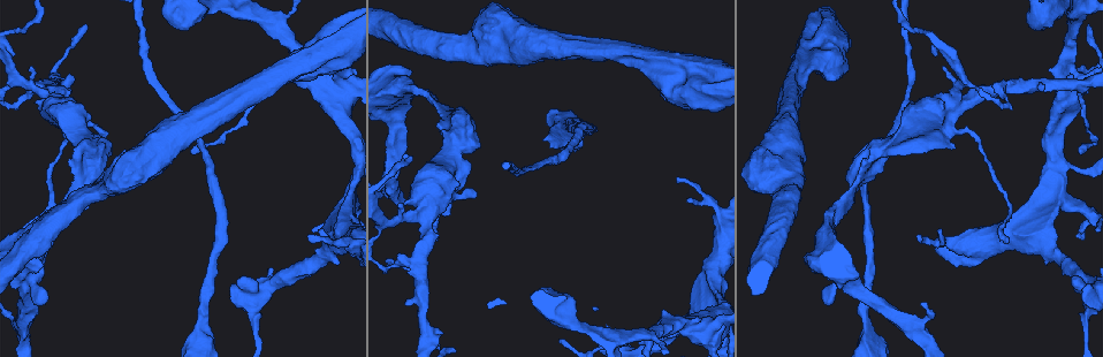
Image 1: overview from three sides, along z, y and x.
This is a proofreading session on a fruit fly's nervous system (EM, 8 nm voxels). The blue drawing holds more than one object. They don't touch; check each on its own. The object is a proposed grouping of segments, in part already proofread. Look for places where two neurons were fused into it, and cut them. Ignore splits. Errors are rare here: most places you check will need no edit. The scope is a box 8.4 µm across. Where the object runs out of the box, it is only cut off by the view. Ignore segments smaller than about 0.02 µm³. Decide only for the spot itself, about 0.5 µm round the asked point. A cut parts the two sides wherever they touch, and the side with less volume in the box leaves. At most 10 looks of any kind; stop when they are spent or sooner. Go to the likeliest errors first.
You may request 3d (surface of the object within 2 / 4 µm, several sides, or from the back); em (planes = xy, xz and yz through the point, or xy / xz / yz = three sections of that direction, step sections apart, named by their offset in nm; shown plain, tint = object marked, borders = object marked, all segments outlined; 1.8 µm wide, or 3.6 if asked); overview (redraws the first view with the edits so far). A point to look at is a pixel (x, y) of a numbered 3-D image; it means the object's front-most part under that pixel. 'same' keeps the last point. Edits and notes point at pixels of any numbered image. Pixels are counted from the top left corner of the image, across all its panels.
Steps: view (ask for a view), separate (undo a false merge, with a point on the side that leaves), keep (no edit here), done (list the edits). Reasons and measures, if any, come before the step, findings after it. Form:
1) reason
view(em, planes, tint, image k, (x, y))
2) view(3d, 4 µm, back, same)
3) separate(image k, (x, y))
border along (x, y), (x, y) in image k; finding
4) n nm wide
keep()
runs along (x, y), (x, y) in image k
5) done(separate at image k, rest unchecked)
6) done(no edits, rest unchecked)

four-way junction
view(3d, 4 µm, image 1, (433, 204))

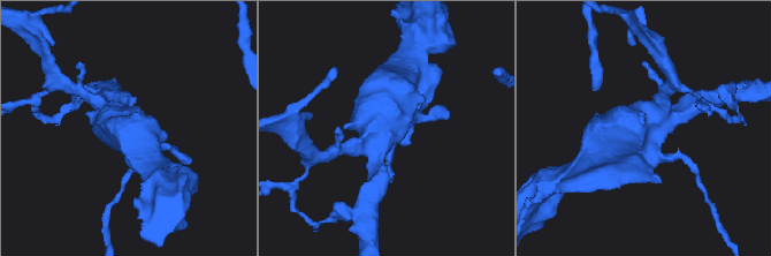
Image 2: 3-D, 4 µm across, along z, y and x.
view(em, xz, step 8, tint, image 2, (389, 129))

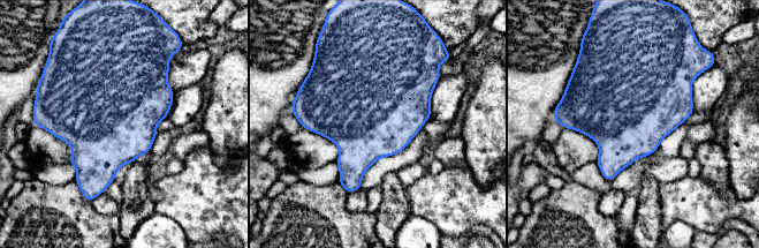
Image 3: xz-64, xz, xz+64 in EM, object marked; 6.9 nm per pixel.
view(em, xy, step 8, borders, same)

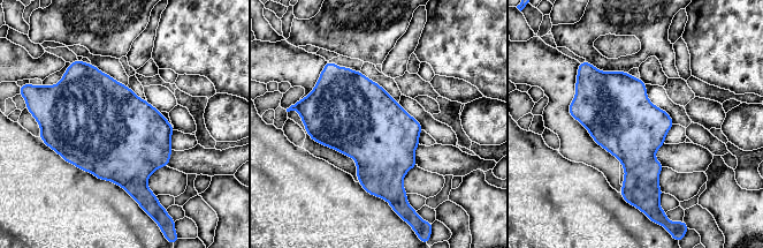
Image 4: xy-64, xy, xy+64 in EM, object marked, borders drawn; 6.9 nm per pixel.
keep()
all the same neuron

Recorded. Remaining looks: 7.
sudden change in width
view(3d, 4 µm, image 1, (28, 271))

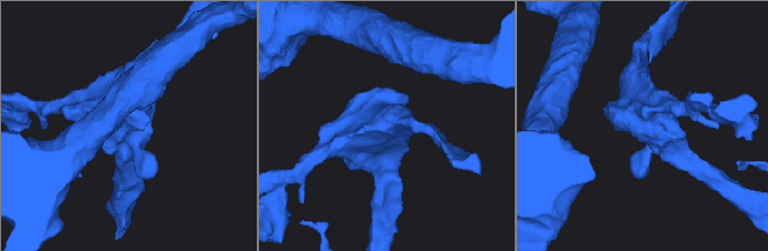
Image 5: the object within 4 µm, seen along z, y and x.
need the tissue
view(em, 3.6 µm, yz, step 16, tint, image 5, (129, 133))

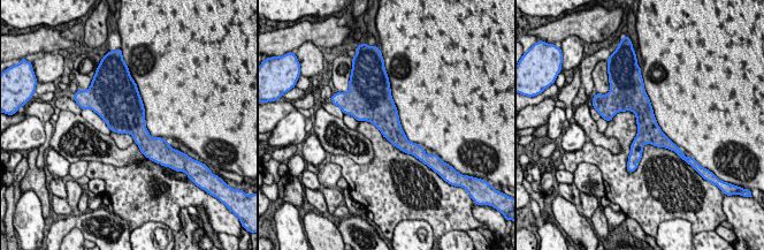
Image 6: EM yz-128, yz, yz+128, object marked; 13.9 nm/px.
view(em, 3.6 µm, planes, tint, same)

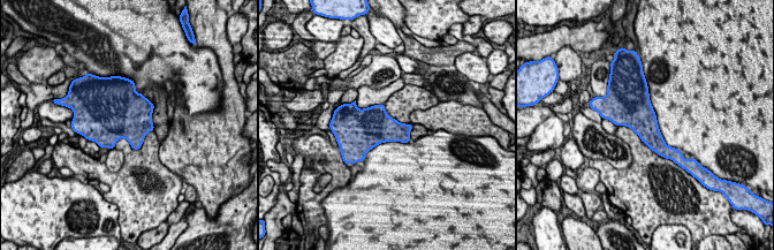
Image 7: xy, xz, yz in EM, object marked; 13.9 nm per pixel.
keep()
all the same neuron

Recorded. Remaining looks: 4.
sudden change in width
view(em, planes, tint, image 1, (639, 342))

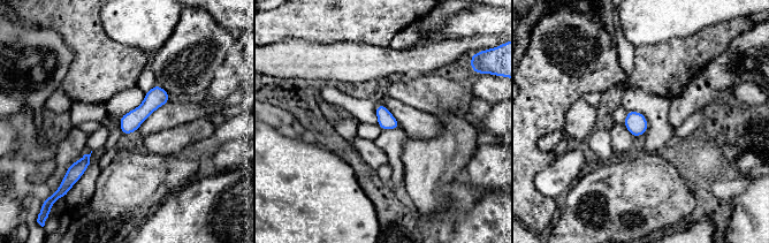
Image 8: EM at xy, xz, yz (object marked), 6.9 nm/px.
120 nm wide
keep()
runs along (166, 97), (158, 97), (124, 131) in image 8; continuous, no second neuron

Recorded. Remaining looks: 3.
three-way junction
view(3d, 2 µm, image 1, (25, 326))

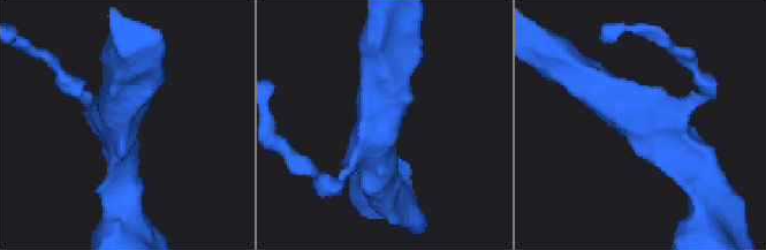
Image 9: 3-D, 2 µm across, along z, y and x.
3 arms; shape alone is not enough
view(em, xy, step 16, tint, image 9, (376, 133))

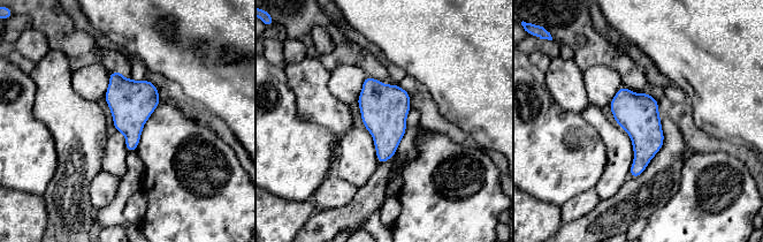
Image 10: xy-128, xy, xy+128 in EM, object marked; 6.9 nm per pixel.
keep()
all the same neuron

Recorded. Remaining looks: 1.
done(no edits, rest unchecked)

